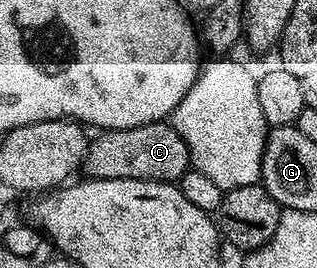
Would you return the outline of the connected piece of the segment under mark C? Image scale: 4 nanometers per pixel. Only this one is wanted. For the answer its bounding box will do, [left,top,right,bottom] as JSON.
[84,122,191,182]

